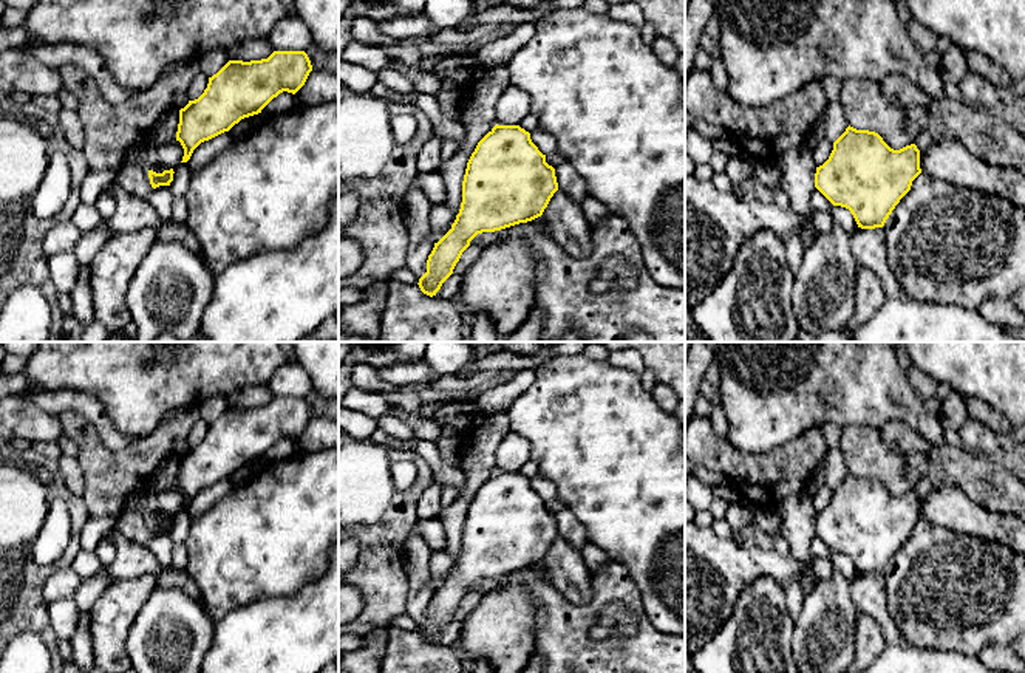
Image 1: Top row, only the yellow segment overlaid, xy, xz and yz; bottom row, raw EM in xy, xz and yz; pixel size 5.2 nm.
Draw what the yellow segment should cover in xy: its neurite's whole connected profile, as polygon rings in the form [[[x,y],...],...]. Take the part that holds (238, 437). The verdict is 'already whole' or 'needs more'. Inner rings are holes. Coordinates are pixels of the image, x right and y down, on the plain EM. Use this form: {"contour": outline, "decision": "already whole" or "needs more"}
{"contour": [[[274,398],[261,407],[229,407],[209,424],[204,439],[179,456],[176,487],[184,495],[181,509],[193,497],[241,466],[261,459],[280,439],[295,441],[312,418],[305,398]]], "decision": "already whole"}

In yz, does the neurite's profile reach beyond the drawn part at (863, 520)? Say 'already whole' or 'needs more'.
already whole

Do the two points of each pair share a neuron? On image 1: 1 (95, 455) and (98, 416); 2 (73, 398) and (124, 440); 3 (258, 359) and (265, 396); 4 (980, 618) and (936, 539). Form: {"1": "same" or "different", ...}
{"1": "different", "2": "same", "3": "different", "4": "same"}

